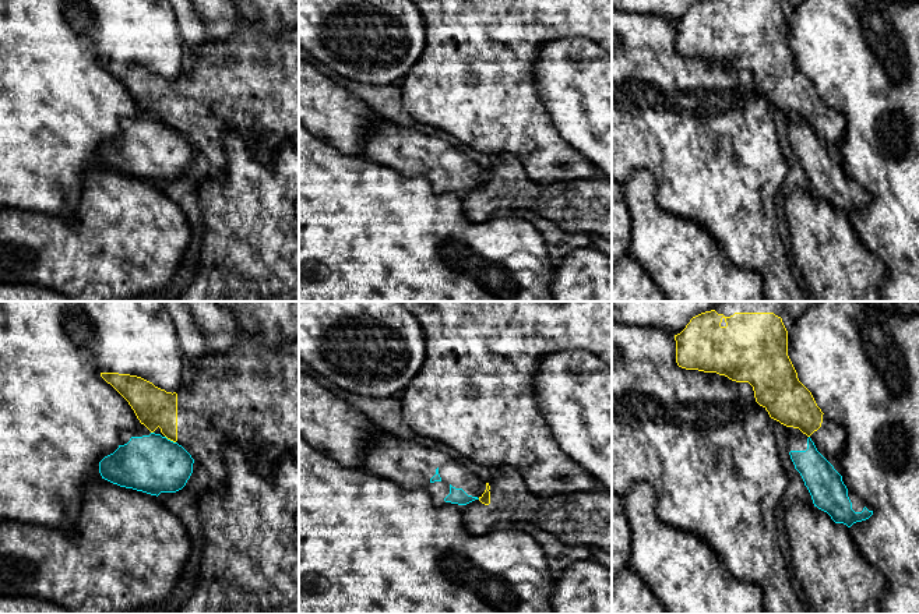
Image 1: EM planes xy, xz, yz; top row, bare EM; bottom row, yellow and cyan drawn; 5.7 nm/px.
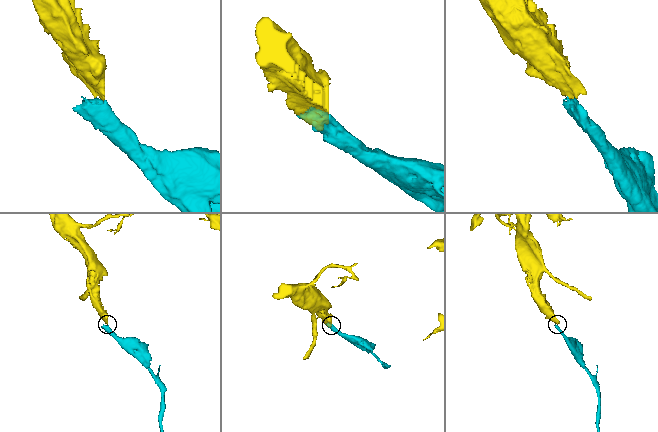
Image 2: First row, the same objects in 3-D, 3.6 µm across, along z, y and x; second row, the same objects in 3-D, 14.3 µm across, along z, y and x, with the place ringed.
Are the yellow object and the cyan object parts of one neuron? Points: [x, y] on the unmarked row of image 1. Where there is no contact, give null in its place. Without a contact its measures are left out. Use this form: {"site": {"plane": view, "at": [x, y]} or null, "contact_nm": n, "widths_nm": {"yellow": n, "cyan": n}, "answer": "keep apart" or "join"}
{"site": {"plane": "xy", "at": [171, 127]}, "contact_nm": 80, "widths_nm": {"yellow": 220, "cyan": 340}, "answer": "keep apart"}

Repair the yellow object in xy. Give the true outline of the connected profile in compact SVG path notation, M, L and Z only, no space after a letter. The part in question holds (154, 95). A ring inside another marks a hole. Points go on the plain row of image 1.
M239 20L237 27L239 31L226 40L207 38L198 43L196 57L187 59L182 74L173 81L137 63L101 60L101 64L128 89L141 112L151 120L182 133L218 167L226 165L222 134L228 130L235 130L244 138L258 135L258 156L263 162L286 141L299 144L299 27L277 35L264 33L257 22L246 20Z

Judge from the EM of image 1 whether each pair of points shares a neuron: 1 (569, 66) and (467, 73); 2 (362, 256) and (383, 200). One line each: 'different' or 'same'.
1: different
2: same

